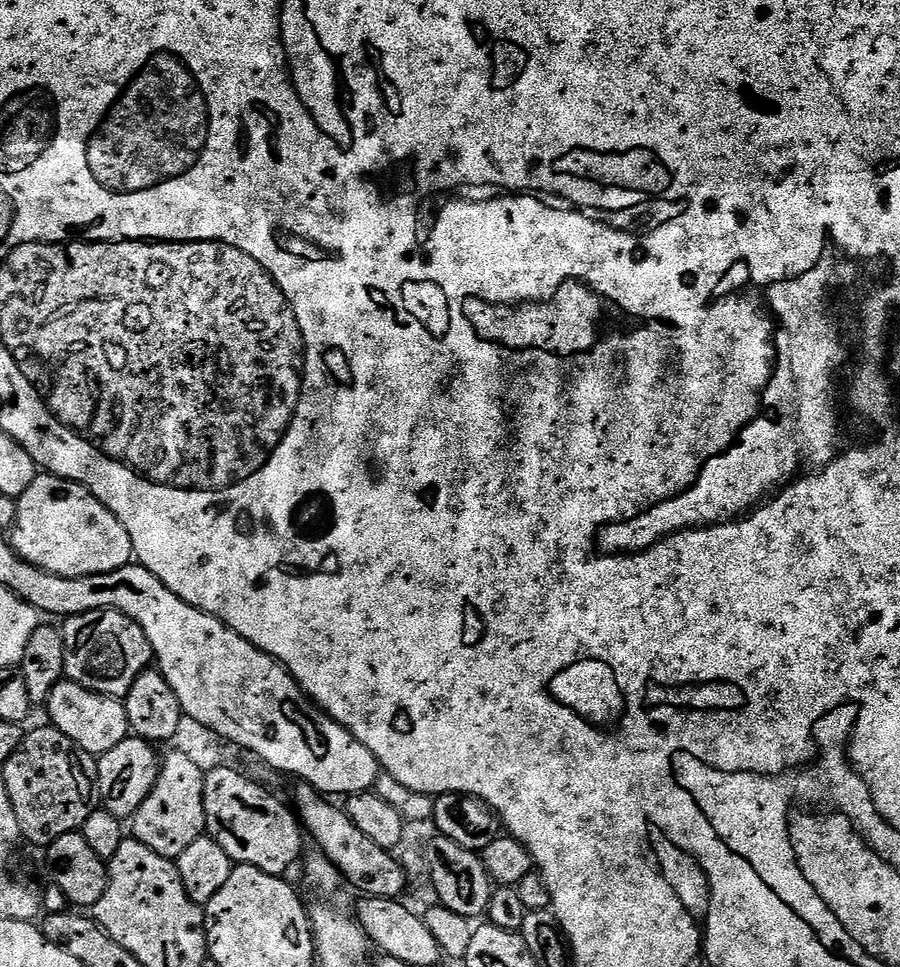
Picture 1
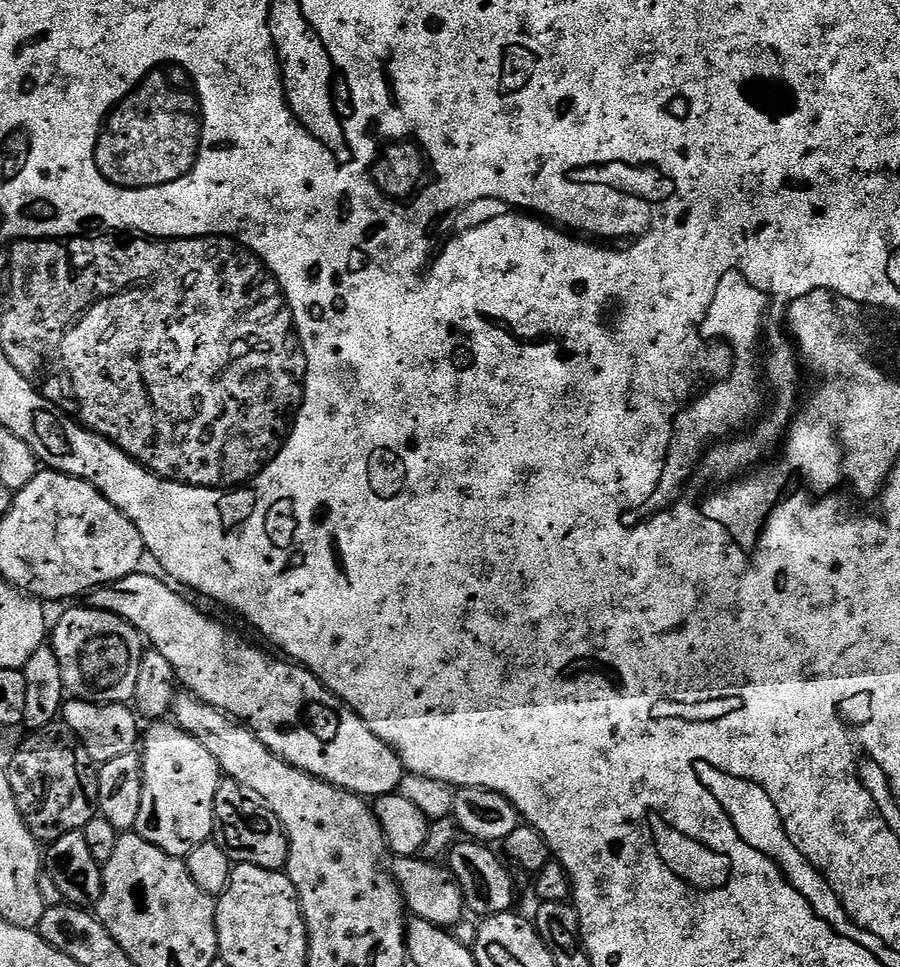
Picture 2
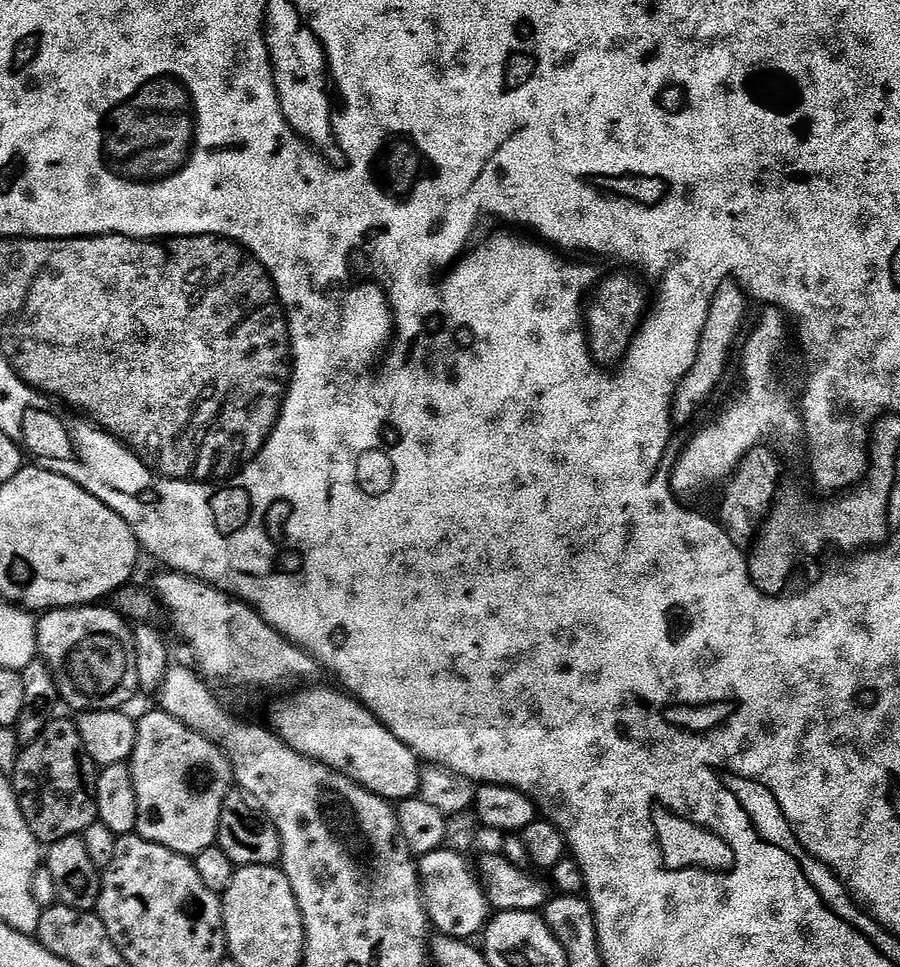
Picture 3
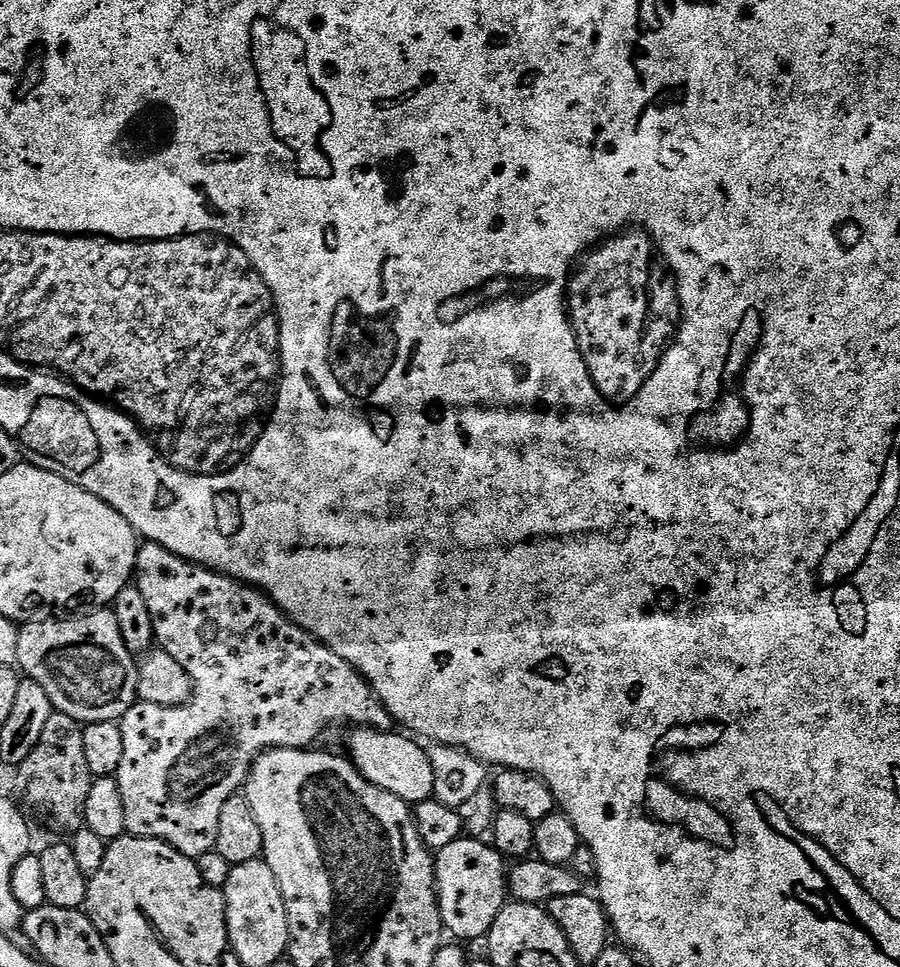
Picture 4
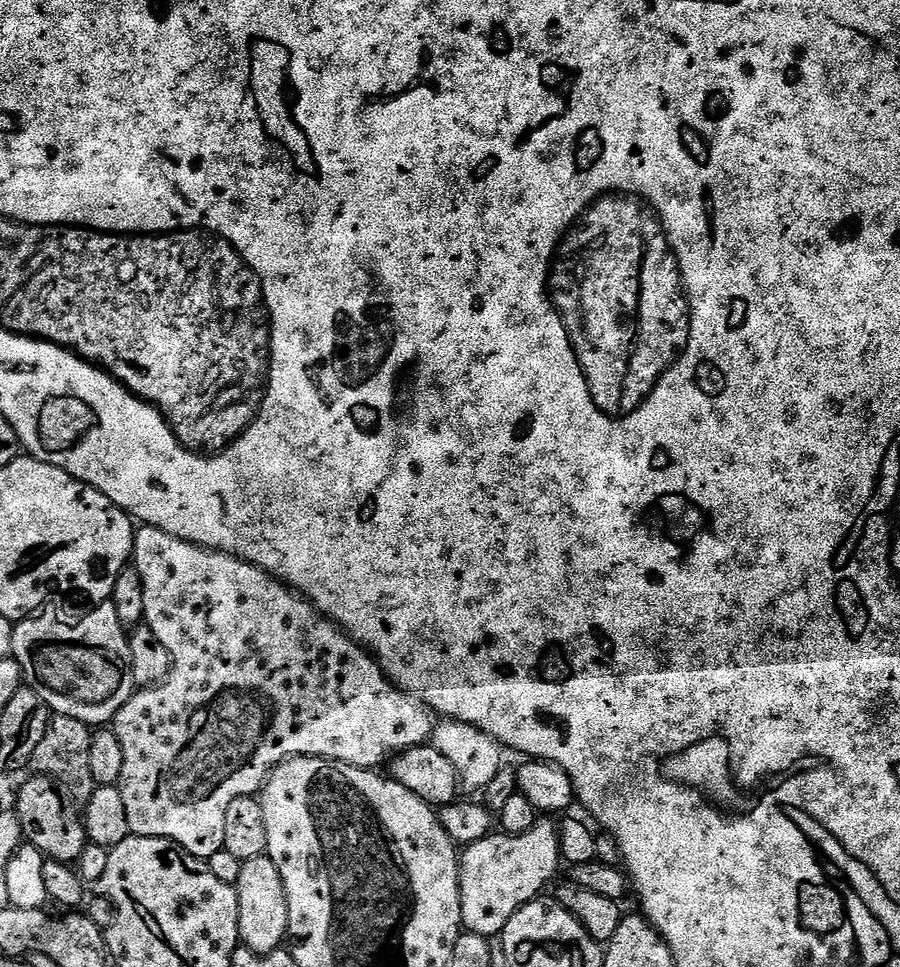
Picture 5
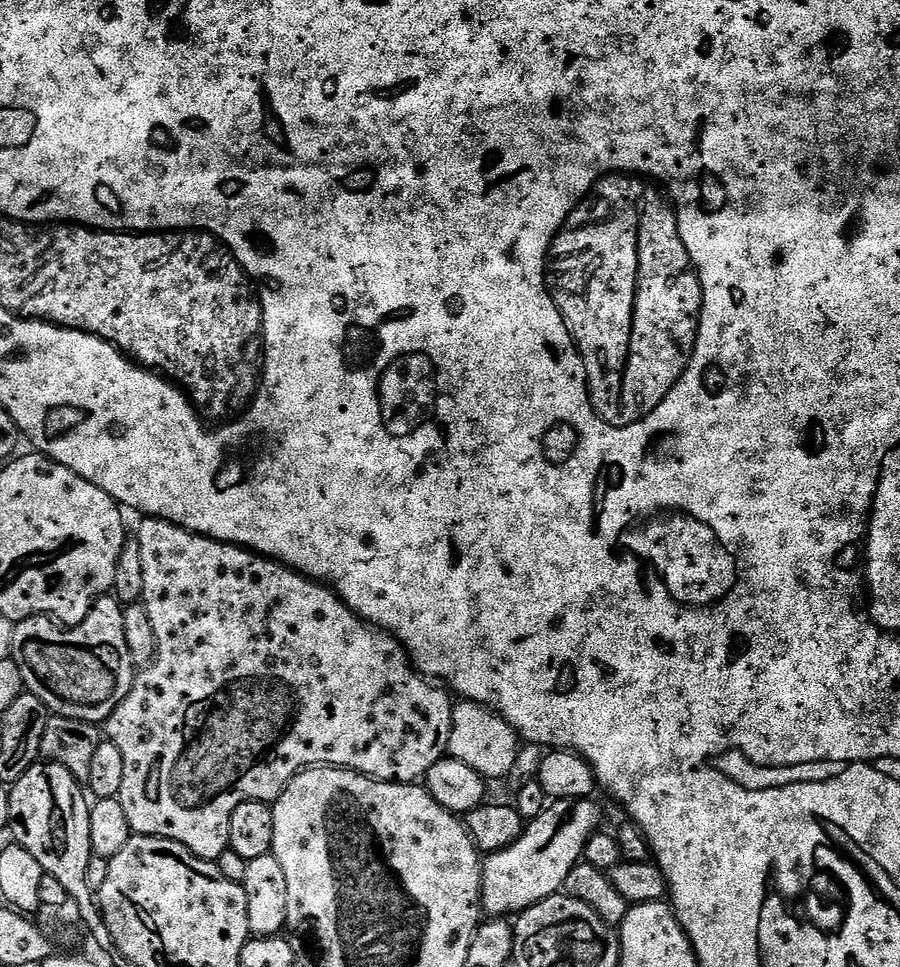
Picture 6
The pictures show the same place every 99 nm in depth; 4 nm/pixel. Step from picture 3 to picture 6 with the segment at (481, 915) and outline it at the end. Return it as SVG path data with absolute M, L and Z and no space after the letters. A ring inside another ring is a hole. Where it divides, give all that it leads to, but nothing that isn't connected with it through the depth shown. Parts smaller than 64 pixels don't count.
M591 799L586 800L552 800L551 803L547 805L546 808L542 810L537 817L533 820L527 821L524 825L524 832L520 837L515 840L510 846L506 846L502 850L497 852L487 853L483 857L482 867L480 869L480 902L483 908L483 911L487 913L489 917L492 918L508 918L513 914L519 914L525 912L530 906L534 906L538 902L542 902L548 896L555 896L557 893L563 889L564 883L566 882L566 874L570 874L570 870L574 870L576 864L581 863L582 857L584 855L584 847L586 842L591 838L593 832L597 831L598 825L596 824L600 820L600 812L598 809L592 805L593 801Z

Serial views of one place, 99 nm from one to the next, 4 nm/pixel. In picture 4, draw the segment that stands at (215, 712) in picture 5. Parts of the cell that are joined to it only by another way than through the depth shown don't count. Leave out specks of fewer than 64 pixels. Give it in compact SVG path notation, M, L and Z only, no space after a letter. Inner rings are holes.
M141 543L136 559L136 574L134 587L142 590L146 598L146 606L150 609L150 618L154 622L155 643L170 658L178 661L178 666L186 670L186 674L192 683L192 695L184 704L172 706L158 706L157 704L145 704L137 702L132 705L126 714L120 717L118 723L122 730L122 762L118 766L115 780L122 794L122 806L126 810L126 829L133 836L148 836L151 840L165 840L172 848L177 848L182 854L193 858L199 858L202 854L213 851L218 838L218 824L222 818L222 806L231 796L237 795L248 783L248 775L254 766L254 762L268 751L269 748L302 748L311 749L331 728L378 728L388 730L393 727L394 721L386 706L374 694L374 690L366 682L346 658L338 658L334 650L326 647L321 640L316 640L302 626L298 626L287 614L264 595L259 588L253 588L251 584L242 584L239 580L224 576L213 568L204 568L201 564L192 564L188 560L178 558L170 554L157 544Z

